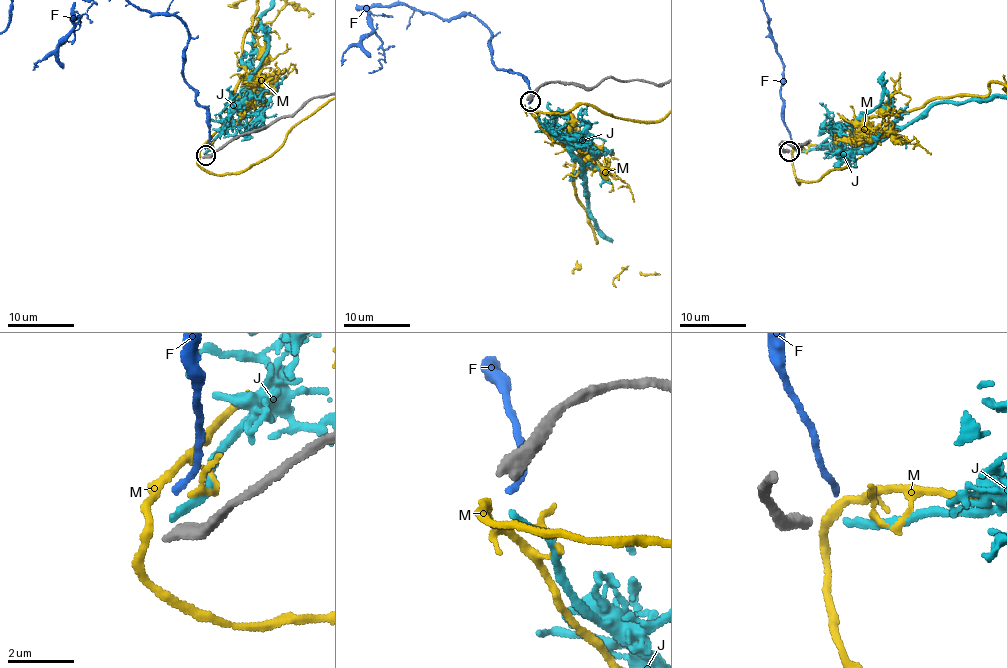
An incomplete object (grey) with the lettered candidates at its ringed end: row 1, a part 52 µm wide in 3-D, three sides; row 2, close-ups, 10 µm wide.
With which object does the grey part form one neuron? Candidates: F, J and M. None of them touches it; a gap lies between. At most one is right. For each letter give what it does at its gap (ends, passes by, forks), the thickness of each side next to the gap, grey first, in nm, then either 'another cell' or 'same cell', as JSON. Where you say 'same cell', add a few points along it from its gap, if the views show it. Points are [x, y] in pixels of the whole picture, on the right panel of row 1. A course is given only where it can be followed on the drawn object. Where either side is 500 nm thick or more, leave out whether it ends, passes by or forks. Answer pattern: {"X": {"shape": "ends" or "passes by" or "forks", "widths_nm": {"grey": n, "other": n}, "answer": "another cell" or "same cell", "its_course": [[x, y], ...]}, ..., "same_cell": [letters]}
{"F": {"shape": "ends", "widths_nm": {"grey": 480, "other": 180}, "answer": "another cell"}, "J": {"shape": "ends", "widths_nm": {"grey": 480, "other": 240}, "answer": "same cell"}, "M": {"shape": "passes by", "widths_nm": {"grey": 480, "other": 240}, "answer": "another cell"}, "same_cell": ["J"]}

